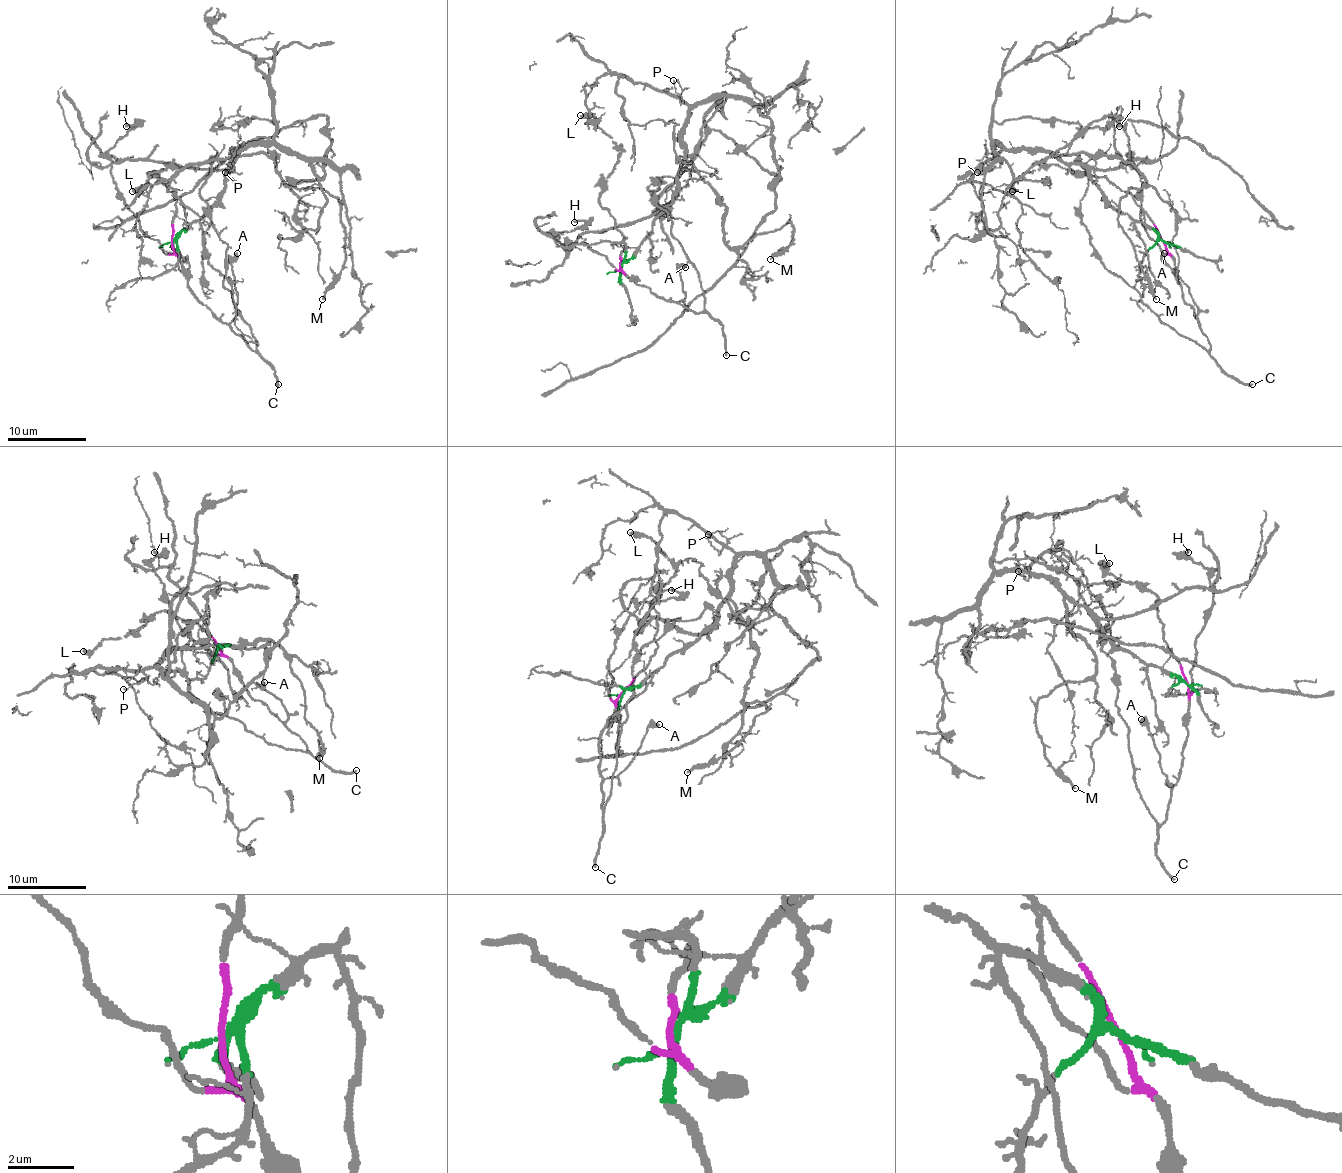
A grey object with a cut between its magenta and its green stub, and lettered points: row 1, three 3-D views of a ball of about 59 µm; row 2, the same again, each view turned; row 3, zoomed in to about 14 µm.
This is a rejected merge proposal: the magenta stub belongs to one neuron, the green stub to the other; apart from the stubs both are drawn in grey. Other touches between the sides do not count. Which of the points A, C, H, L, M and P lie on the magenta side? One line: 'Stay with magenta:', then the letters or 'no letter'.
Stay with magenta: A, C, H, L

